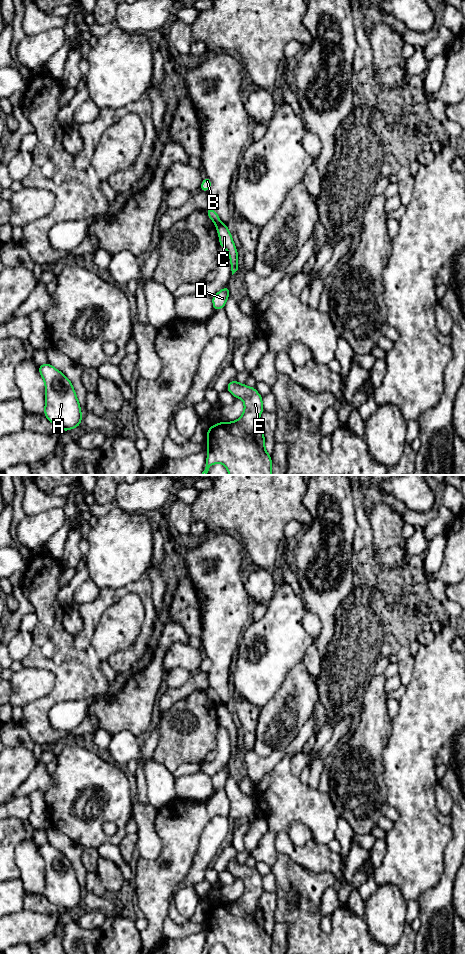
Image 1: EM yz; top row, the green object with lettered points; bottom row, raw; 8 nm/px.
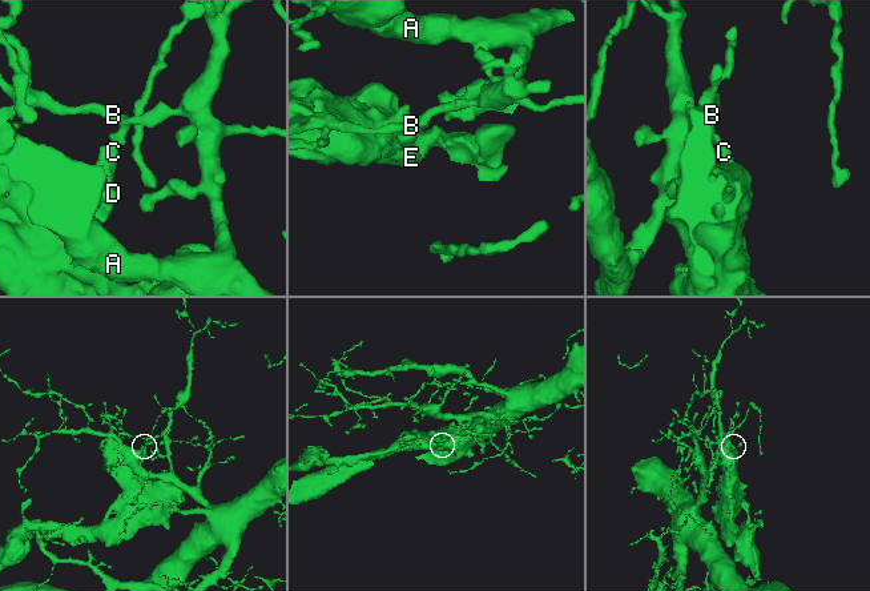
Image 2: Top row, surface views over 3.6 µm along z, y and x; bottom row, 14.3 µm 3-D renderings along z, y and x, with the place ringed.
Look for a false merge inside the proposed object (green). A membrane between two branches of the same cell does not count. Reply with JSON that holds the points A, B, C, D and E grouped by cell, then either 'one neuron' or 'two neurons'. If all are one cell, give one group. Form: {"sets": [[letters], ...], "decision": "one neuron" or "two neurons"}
{"sets": [["A", "B"], ["C", "D", "E"]], "decision": "two neurons"}

